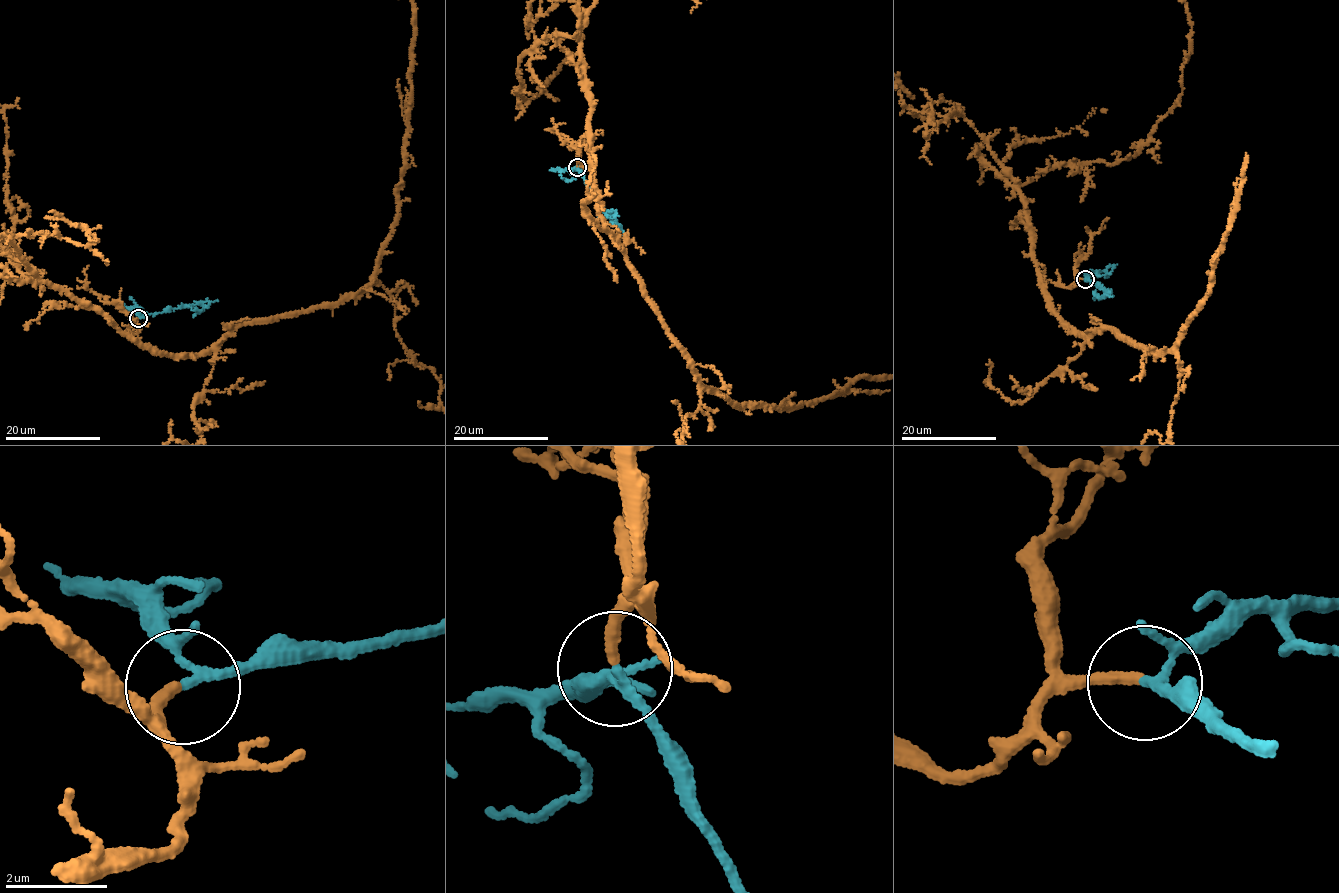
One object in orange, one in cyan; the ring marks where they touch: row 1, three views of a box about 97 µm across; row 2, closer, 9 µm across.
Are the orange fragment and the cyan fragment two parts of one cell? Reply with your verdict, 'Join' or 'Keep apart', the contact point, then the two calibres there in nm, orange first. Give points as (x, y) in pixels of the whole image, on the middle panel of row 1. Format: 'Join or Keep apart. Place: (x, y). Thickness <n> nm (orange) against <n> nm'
Join. Place: (577, 167). Thickness 240 nm (orange) against 140 nm

